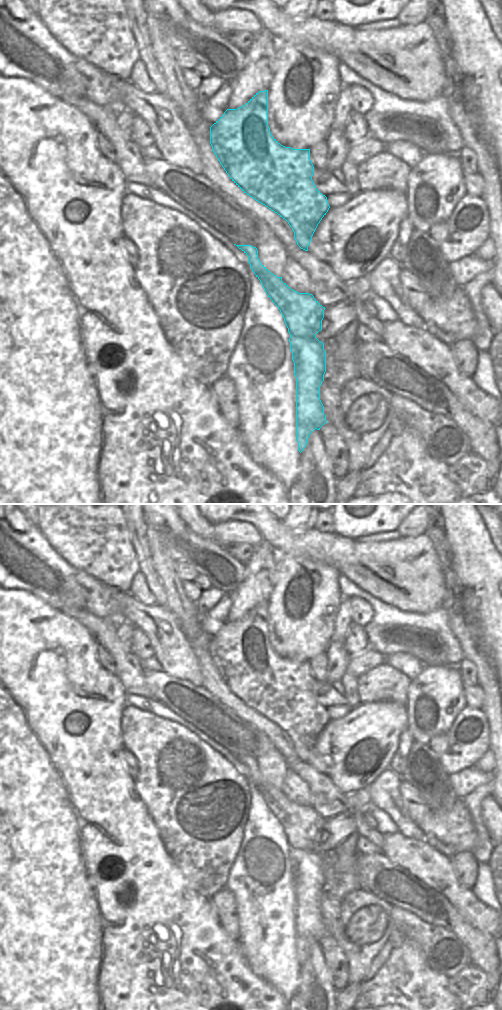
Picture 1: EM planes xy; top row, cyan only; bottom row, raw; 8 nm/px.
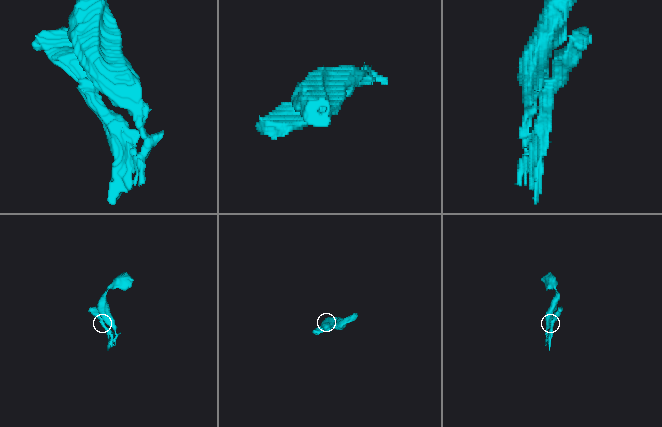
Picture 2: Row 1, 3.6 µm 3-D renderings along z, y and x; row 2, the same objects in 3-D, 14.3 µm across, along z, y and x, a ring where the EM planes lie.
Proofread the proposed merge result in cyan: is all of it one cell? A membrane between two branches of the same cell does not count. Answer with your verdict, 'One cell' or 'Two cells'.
Two cells

